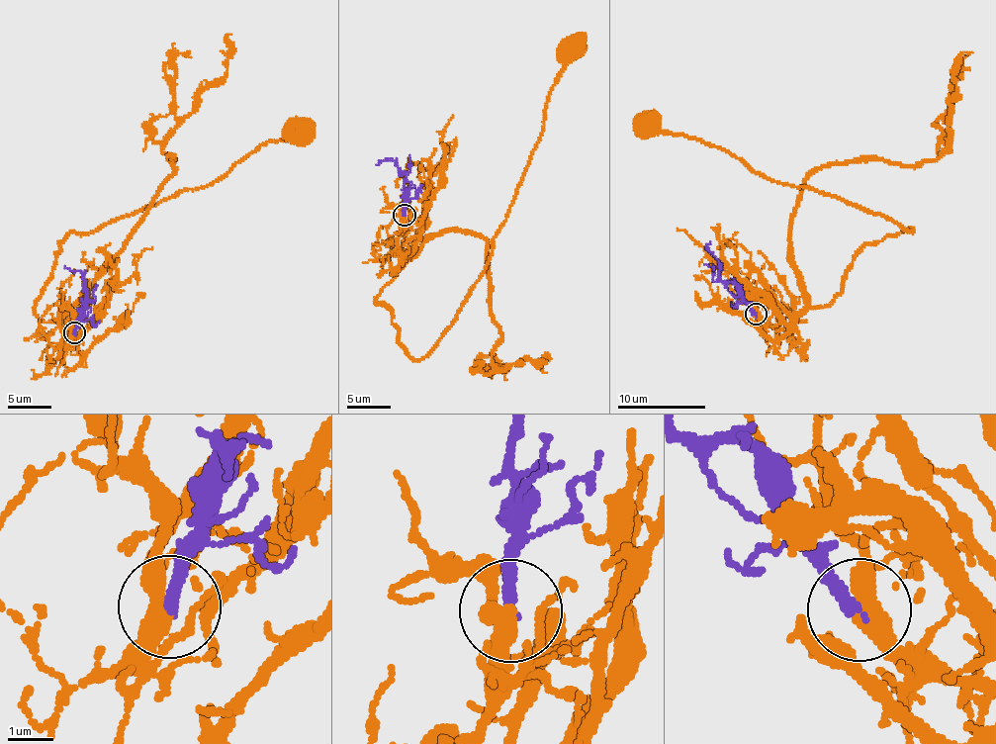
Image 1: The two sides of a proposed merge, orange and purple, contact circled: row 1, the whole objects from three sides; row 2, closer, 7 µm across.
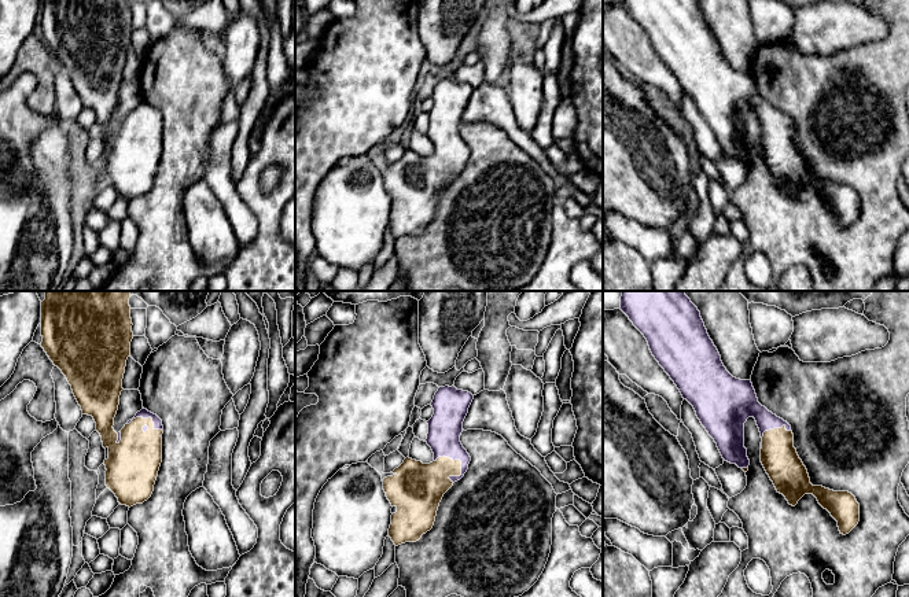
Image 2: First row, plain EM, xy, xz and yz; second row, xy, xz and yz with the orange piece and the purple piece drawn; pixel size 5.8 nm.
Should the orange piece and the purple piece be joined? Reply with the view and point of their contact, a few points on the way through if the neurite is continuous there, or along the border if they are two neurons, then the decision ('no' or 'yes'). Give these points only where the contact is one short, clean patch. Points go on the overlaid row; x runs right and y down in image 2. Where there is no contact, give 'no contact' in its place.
meets orange in xz at (452, 460); yes

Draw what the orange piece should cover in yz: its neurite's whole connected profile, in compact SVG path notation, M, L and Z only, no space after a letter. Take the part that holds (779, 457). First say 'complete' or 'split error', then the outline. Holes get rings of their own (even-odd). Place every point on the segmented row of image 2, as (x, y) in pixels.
split error; M621 291L621 310L644 335L659 365L674 382L684 399L695 409L698 419L717 443L722 458L744 472L750 460L744 447L744 423L754 417L761 432L761 463L777 493L795 506L805 494L813 494L818 504L838 522L840 534L849 534L860 522L860 504L849 491L833 491L813 486L806 467L794 447L791 425L758 402L751 380L733 377L721 361L710 339L700 312L684 291Z

